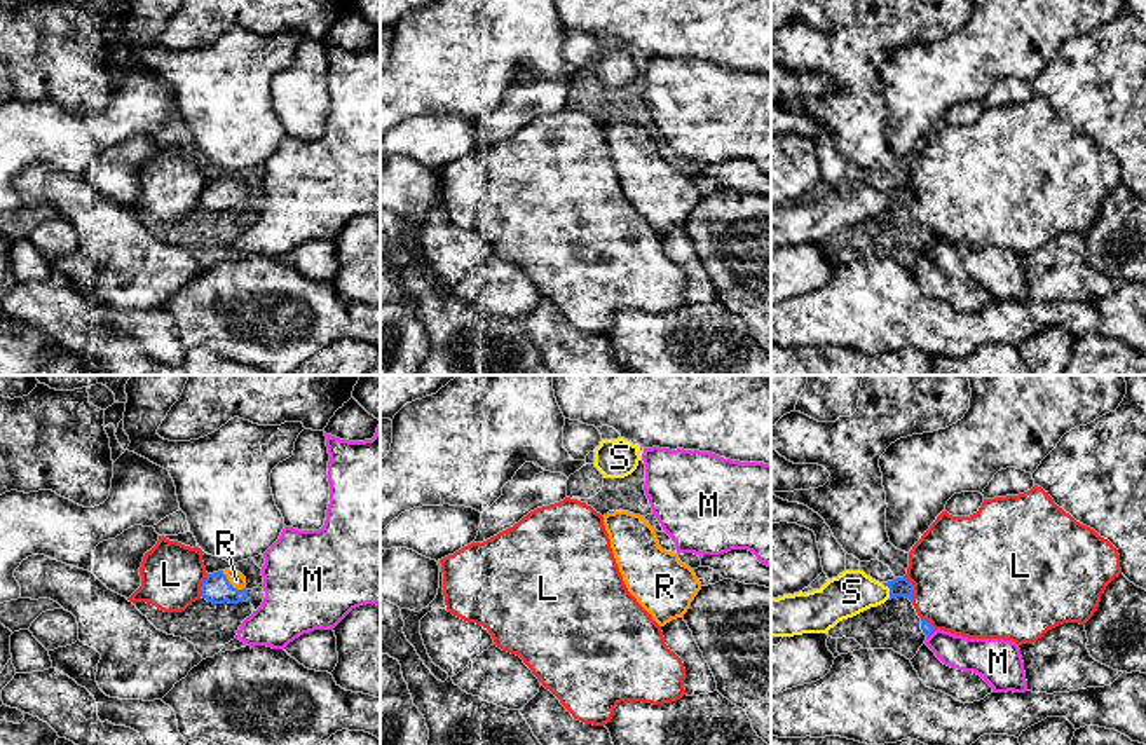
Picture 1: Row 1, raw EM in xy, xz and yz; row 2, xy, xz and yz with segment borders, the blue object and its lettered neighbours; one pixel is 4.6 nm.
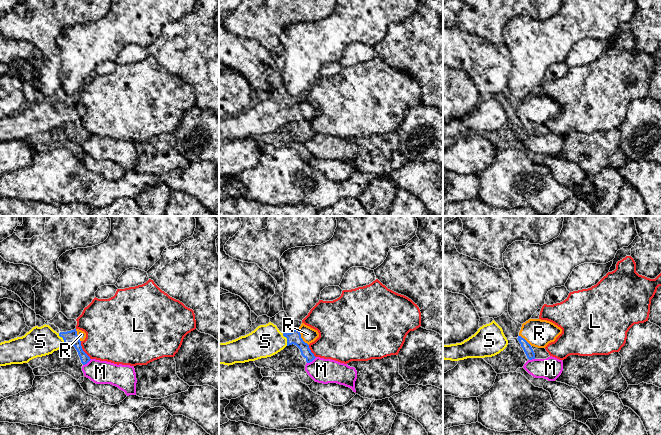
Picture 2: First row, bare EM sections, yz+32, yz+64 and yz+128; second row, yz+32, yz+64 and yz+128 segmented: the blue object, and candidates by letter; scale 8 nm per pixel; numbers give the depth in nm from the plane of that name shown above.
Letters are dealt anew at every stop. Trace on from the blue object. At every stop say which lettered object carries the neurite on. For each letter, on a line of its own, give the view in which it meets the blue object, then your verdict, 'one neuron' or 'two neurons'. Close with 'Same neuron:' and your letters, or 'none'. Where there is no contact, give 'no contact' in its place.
L: meets blue in yz; two neurons
M: meets blue in yz; two neurons
R: meets blue in xy; one neuron
S: meets blue in yz; one neuron
Same neuron: R, S

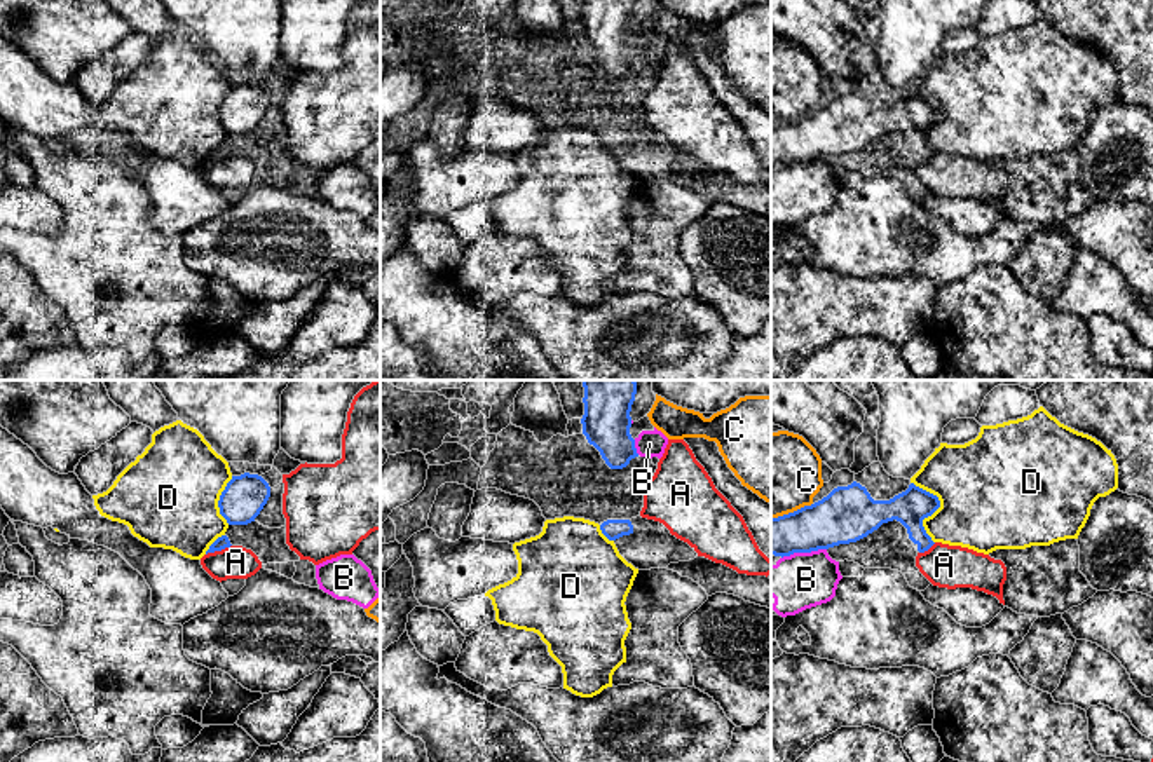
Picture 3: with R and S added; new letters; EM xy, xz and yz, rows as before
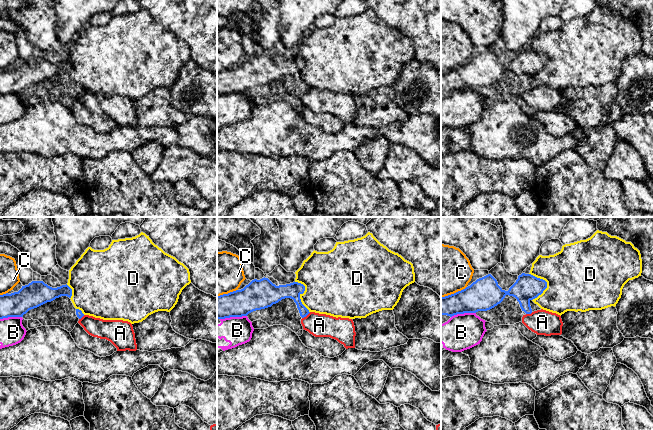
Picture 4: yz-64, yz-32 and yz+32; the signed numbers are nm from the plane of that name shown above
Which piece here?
A: meets blue in xy; two neurons
B: meets blue in yz; two neurons
C: meets blue in yz; two neurons
D: meets blue in yz; two neurons
Same neuron: none

